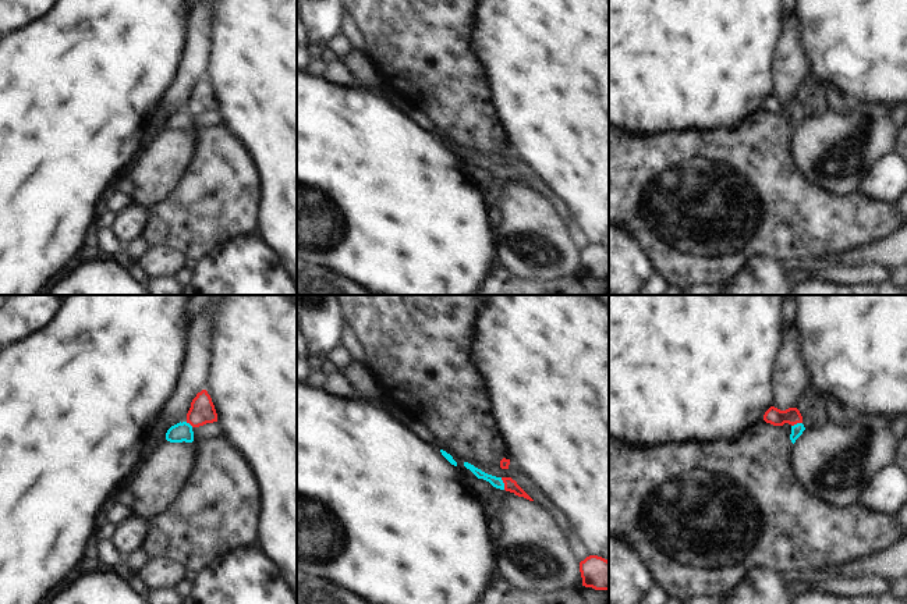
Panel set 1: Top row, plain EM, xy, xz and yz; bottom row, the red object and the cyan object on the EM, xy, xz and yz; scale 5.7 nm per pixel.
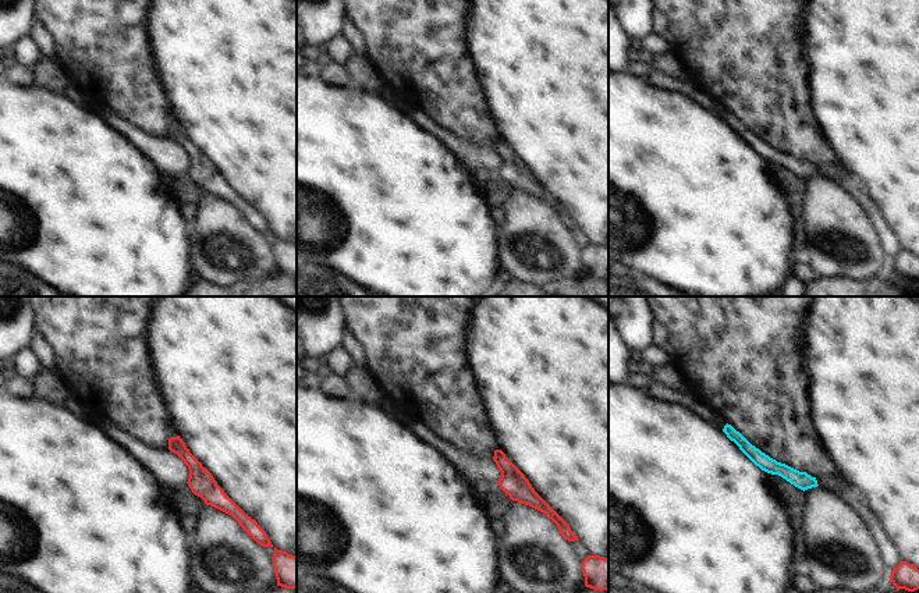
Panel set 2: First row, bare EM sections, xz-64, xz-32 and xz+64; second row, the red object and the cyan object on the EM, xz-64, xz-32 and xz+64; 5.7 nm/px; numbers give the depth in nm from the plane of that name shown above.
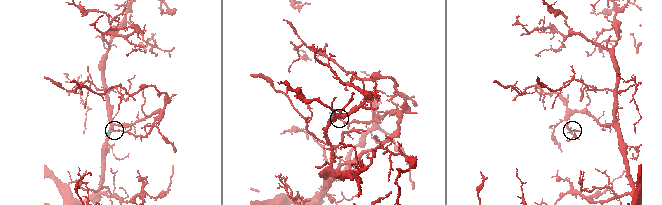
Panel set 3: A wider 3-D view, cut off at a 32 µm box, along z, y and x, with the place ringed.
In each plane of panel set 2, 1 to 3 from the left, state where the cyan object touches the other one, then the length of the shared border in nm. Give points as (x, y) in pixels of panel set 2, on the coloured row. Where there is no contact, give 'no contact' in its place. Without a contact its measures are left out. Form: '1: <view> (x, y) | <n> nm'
1: no contact
2: no contact
3: no contact

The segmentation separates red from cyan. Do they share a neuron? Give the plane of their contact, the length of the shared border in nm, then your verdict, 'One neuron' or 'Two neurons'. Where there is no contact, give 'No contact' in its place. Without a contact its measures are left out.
Touches red in xz. Shared border 80 nm. One neuron.

